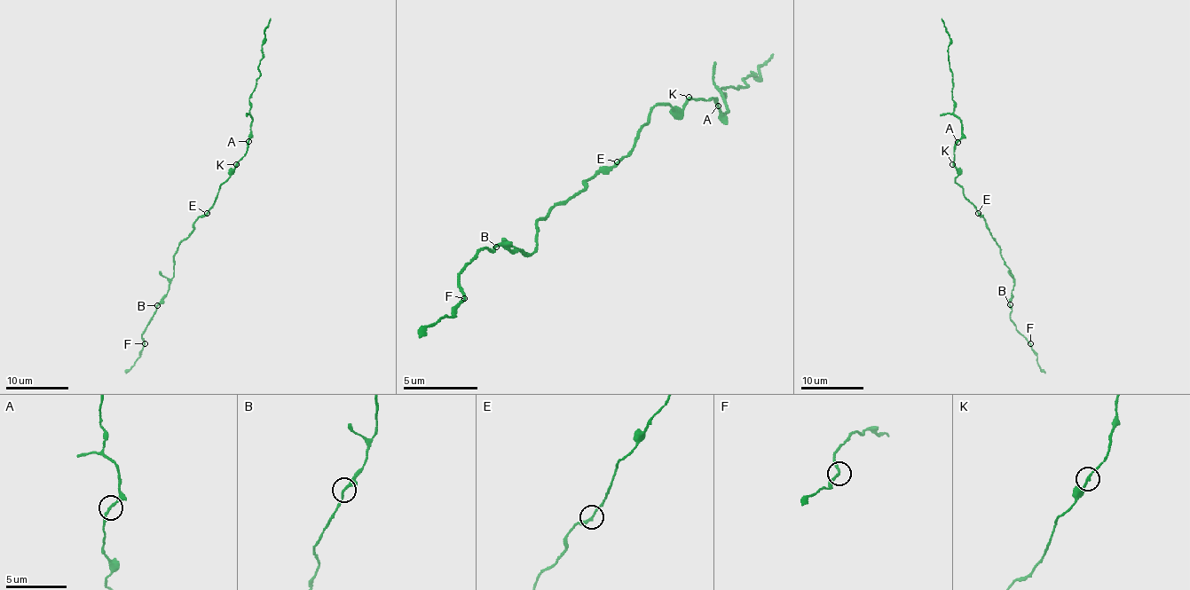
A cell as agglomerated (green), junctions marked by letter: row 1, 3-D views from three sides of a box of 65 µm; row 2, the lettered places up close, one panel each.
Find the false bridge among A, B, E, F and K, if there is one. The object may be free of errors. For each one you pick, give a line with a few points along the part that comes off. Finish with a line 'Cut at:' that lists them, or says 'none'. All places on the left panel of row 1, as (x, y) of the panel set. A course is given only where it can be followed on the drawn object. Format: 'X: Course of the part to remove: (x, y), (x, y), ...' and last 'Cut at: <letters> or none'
Cut at: none

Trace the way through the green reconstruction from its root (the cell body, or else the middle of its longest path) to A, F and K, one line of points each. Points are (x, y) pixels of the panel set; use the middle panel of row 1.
A: (632, 150), (647, 121), (647, 114), (655, 106), (670, 106), (673, 109), (685, 100), (711, 98), (719, 105)
F: (632, 150), (541, 218), (538, 247), (530, 255), (508, 247), (484, 248), (458, 276), (458, 292), (466, 299)
K: (632, 150), (640, 129), (647, 121), (647, 114), (655, 106), (677, 108), (689, 97)

